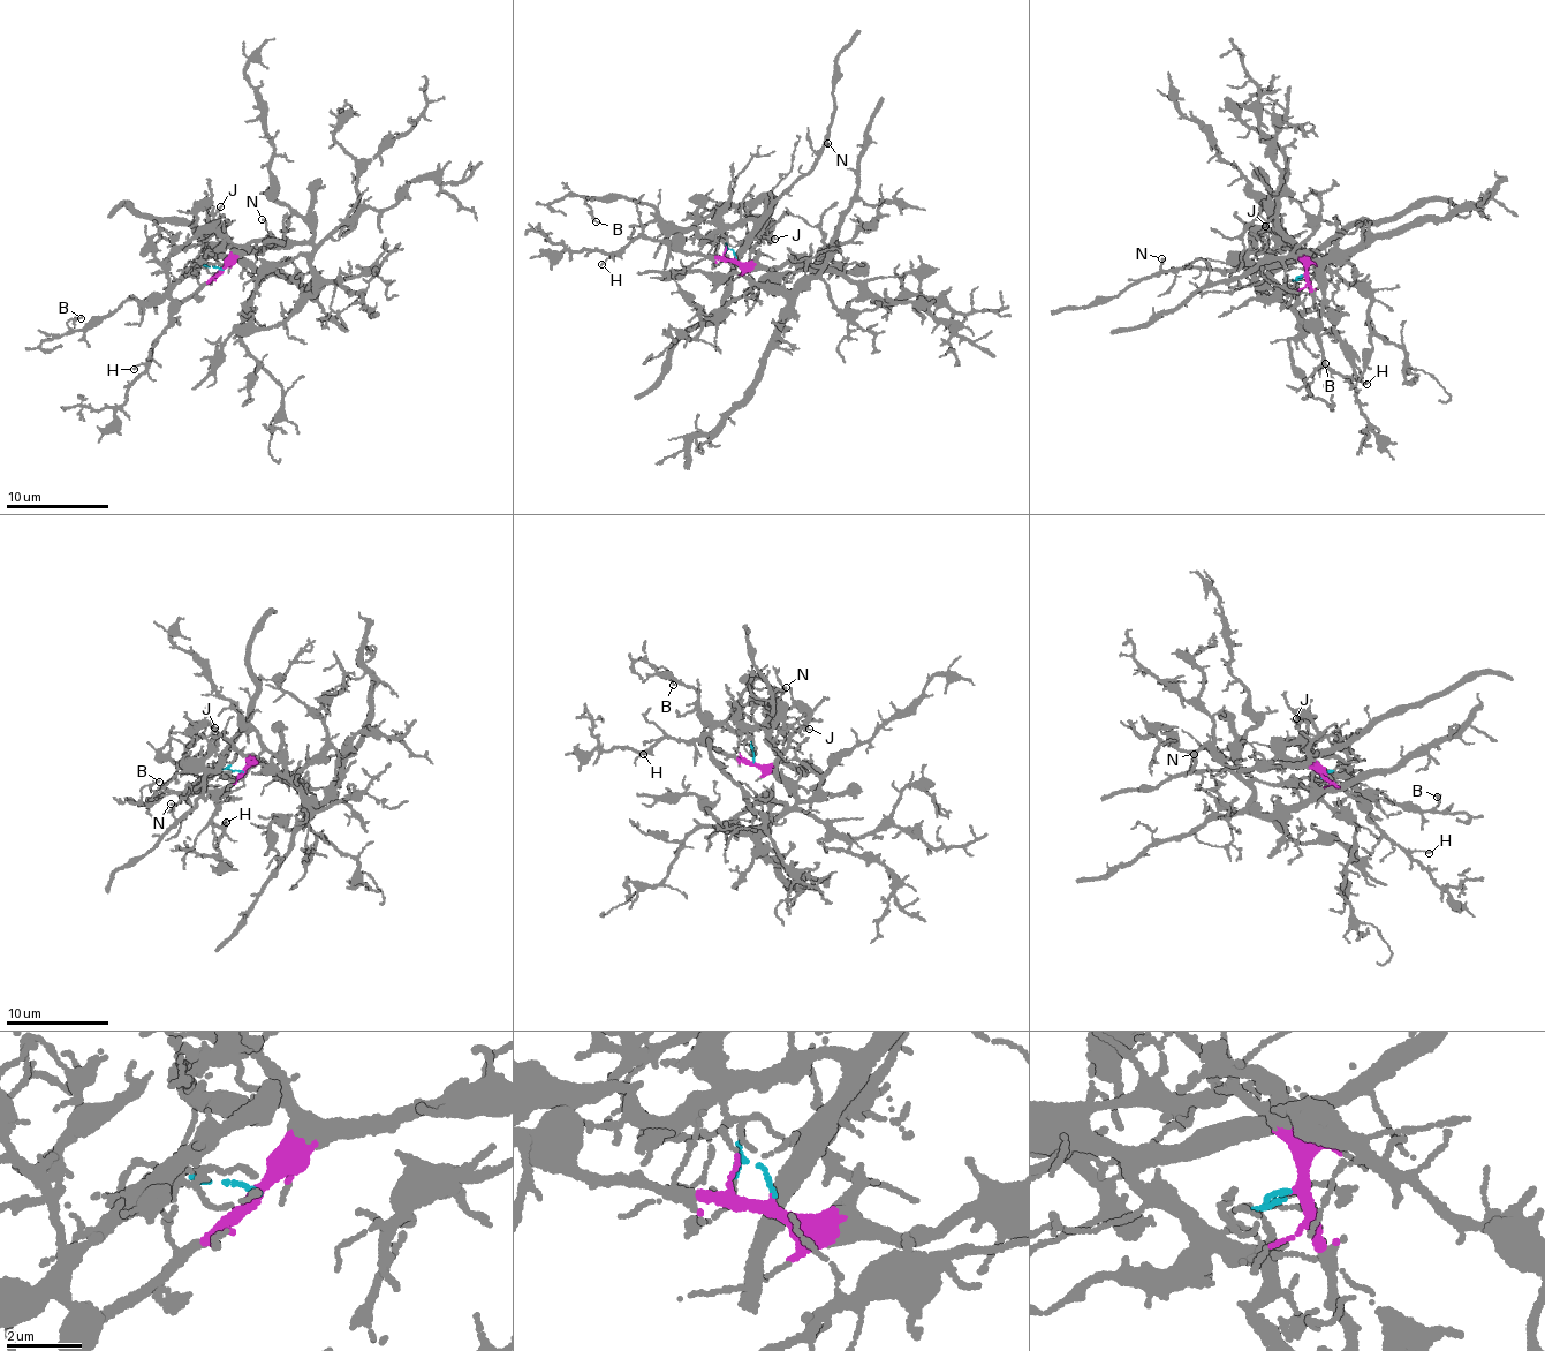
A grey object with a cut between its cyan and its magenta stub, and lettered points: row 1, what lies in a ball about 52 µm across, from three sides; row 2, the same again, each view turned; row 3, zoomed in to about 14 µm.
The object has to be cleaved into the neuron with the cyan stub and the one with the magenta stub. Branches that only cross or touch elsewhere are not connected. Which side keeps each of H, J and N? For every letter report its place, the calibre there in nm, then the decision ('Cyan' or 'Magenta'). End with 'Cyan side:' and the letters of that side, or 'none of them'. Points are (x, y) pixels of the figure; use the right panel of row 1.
H: Place: (1366, 384). Thickness 100 nm. Magenta
J: Place: (1265, 226). Thickness 150 nm. Cyan
N: Place: (1161, 258). Thickness 100 nm. Cyan
Cyan side: J, N

